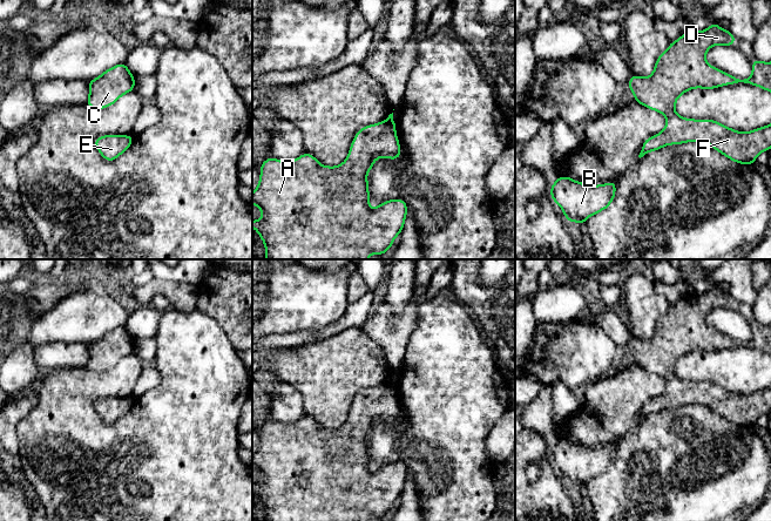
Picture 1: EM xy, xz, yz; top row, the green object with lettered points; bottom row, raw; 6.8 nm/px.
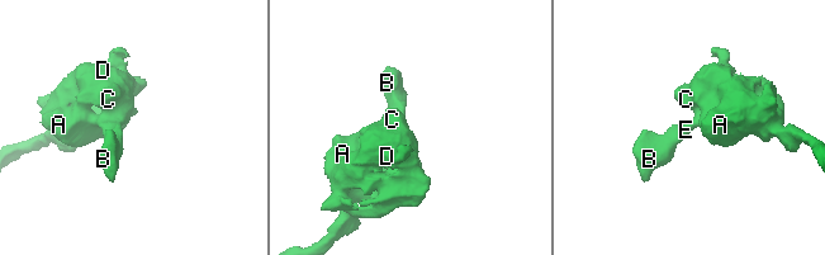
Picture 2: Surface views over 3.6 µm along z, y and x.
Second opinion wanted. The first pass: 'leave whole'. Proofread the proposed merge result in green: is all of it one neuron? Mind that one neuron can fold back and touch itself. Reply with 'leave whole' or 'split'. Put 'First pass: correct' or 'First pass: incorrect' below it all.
leave whole
First pass: correct

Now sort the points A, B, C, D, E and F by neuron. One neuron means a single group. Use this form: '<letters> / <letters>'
A B C D E F

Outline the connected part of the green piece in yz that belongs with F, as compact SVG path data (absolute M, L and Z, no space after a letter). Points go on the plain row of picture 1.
M713 285L703 295L696 295L690 291L678 303L670 305L668 312L657 320L655 332L650 339L641 340L634 337L630 340L628 349L636 365L645 368L648 372L662 375L667 381L665 391L657 398L650 399L644 404L638 418L640 421L647 415L658 413L664 408L698 404L710 407L715 413L733 425L753 427L756 420L762 414L771 412L771 386L748 395L740 395L723 388L718 384L684 381L675 374L677 361L694 351L712 352L725 347L744 345L771 354L771 325L755 323L751 326L752 338L744 343L722 334L706 325L705 317L709 311L716 307L733 309L735 305L736 303L731 293L722 292L717 285Z

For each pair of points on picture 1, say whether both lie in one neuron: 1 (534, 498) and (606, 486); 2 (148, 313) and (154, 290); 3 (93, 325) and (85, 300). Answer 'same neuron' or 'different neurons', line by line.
1: different neurons
2: different neurons
3: same neuron

